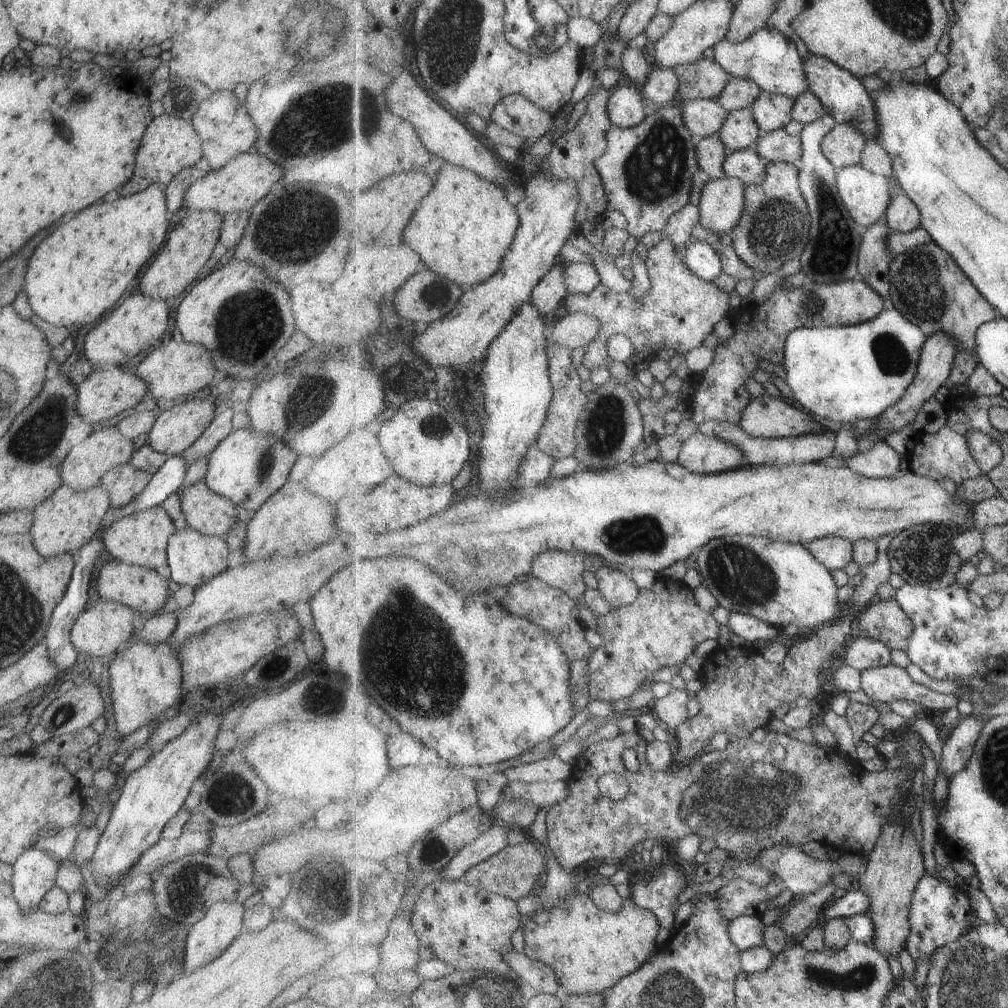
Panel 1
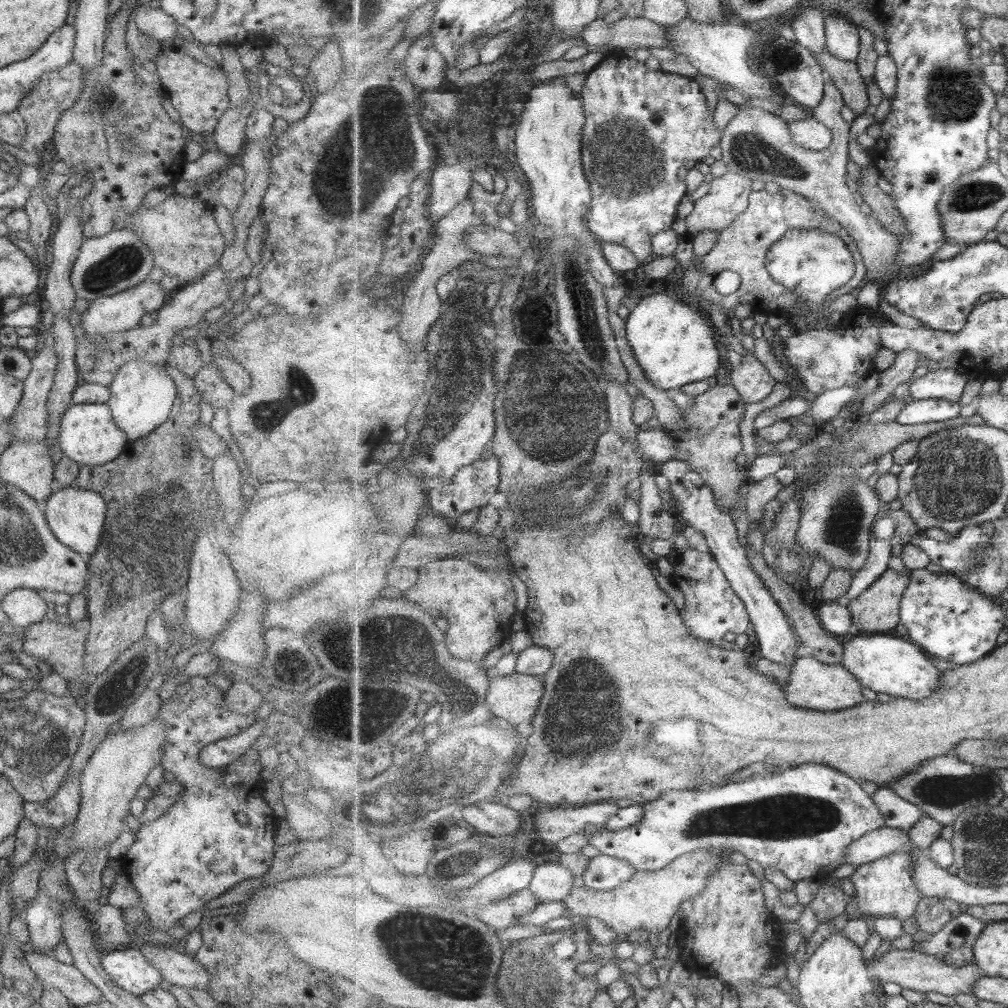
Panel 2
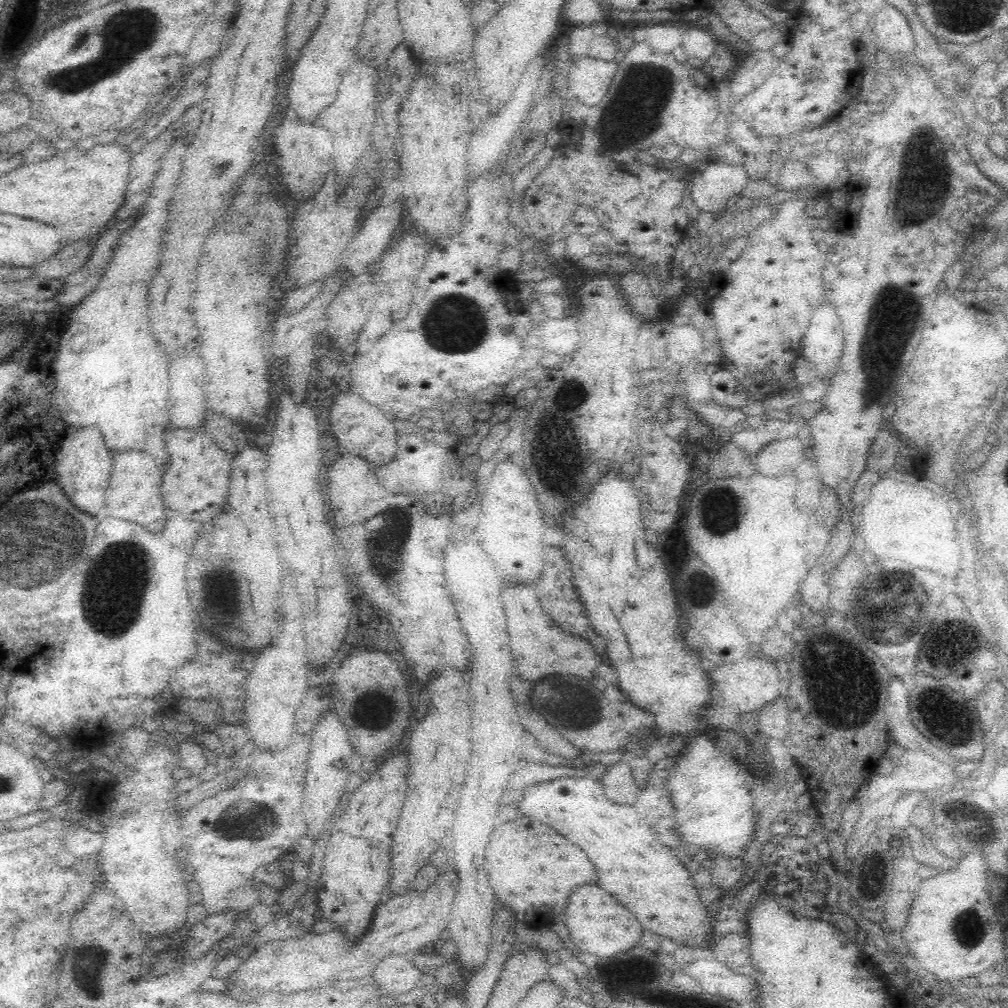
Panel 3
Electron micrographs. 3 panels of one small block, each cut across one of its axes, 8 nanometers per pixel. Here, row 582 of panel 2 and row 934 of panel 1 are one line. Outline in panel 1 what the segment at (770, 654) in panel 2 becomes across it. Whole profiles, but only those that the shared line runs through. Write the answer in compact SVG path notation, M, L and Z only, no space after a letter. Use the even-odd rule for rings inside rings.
M744 915L731 922L731 935L744 951L765 944L766 922L761 916Z

